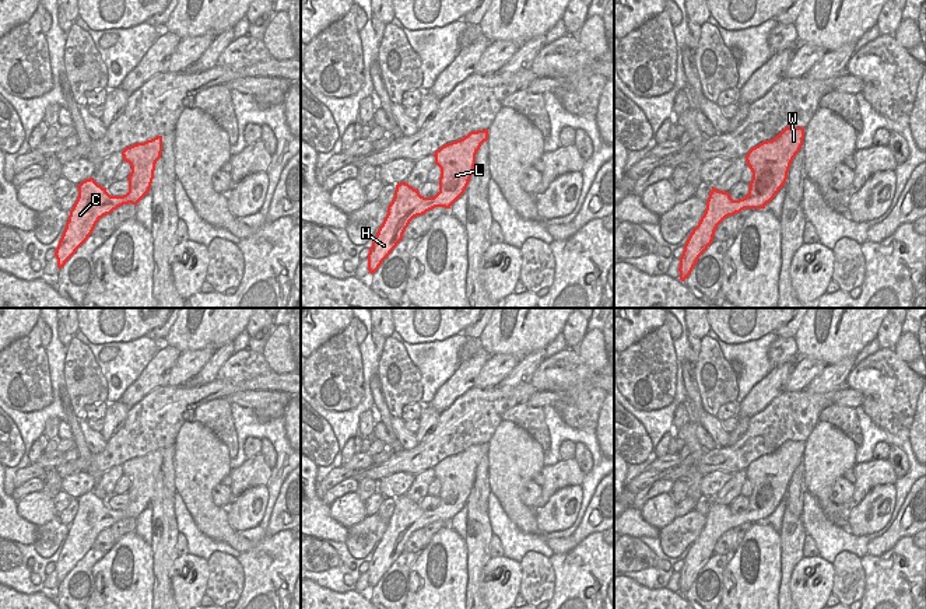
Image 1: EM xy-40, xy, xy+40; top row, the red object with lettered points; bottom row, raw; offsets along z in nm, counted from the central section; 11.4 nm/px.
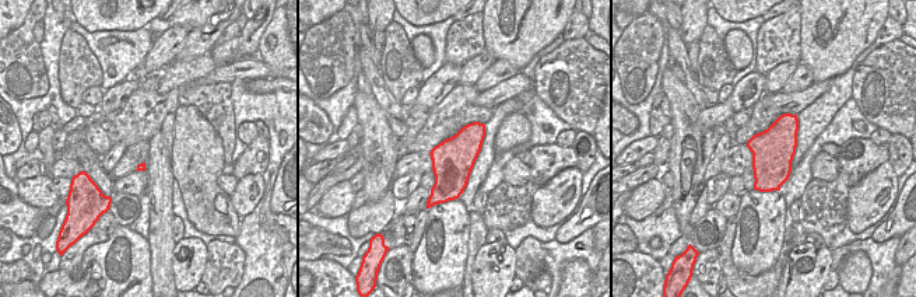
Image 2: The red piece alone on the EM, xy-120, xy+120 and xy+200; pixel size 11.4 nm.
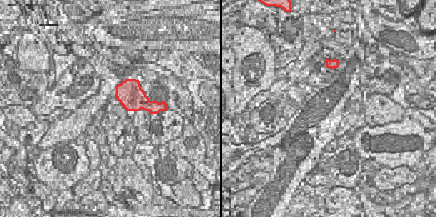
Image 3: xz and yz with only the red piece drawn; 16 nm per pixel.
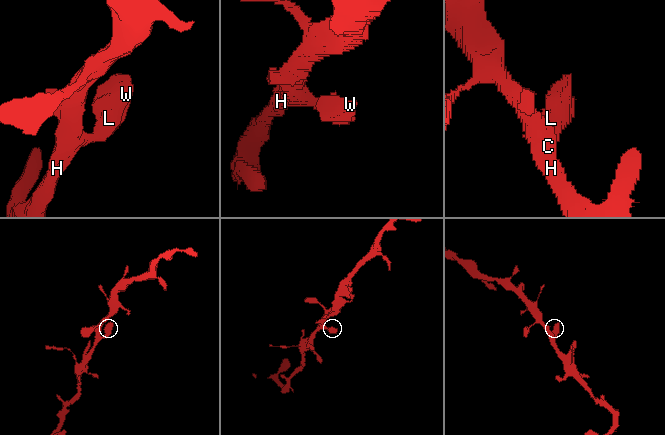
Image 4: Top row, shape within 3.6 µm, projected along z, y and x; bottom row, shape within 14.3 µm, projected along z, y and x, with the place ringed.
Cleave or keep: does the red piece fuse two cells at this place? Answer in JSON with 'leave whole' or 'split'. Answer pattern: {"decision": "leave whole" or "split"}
{"decision": "leave whole"}

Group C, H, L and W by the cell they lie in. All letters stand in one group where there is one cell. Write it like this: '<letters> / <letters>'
C H L W

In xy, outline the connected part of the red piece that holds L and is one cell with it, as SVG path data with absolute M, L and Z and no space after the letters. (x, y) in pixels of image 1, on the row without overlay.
M488 442L470 445L460 454L448 456L435 465L435 477L441 482L439 505L424 511L418 503L406 496L396 498L394 511L387 519L387 528L369 561L368 584L375 587L382 575L403 553L410 535L435 521L450 522L464 507L474 486L476 468L488 454Z

